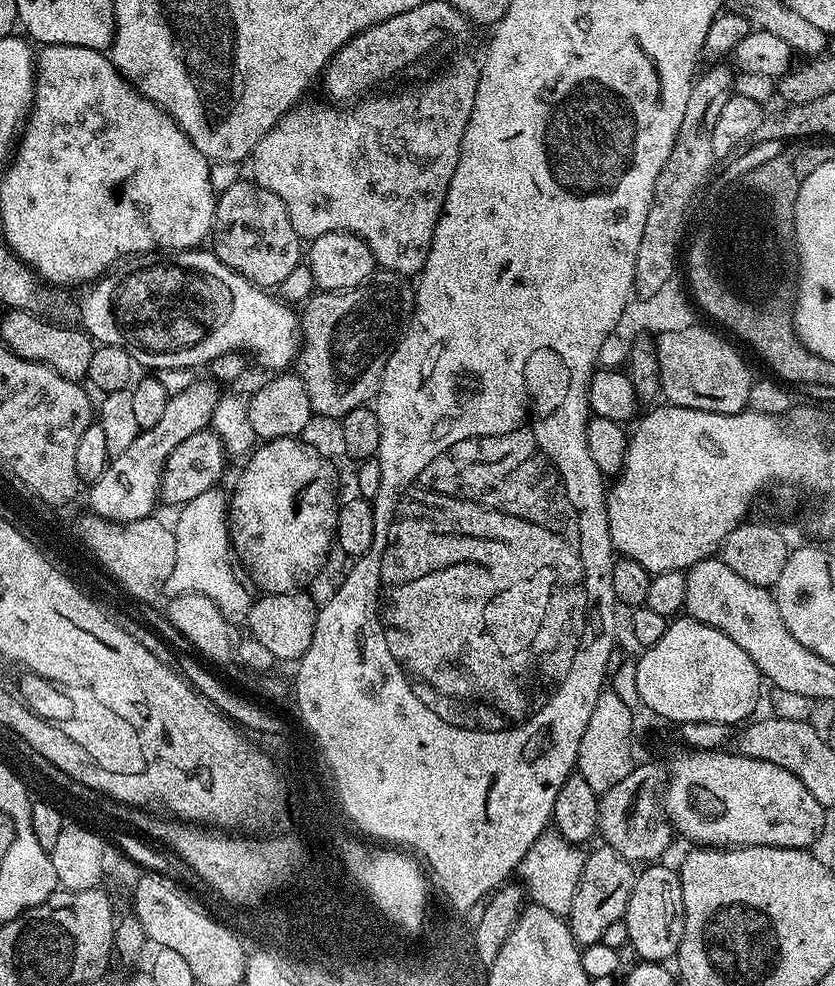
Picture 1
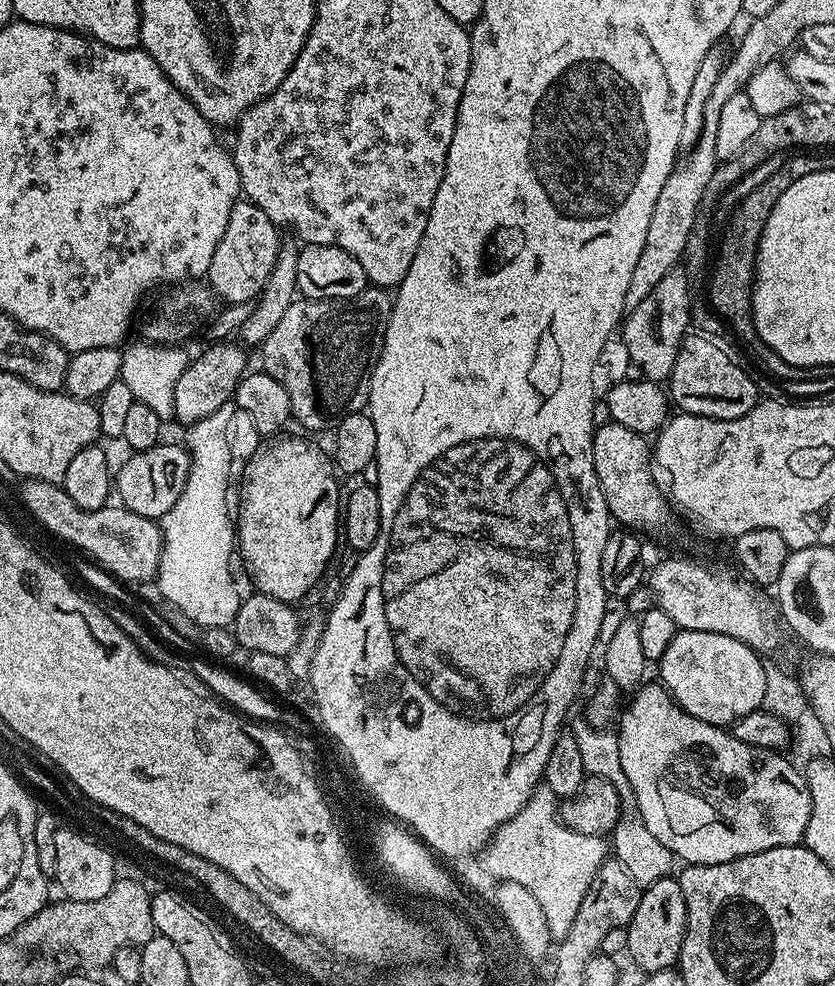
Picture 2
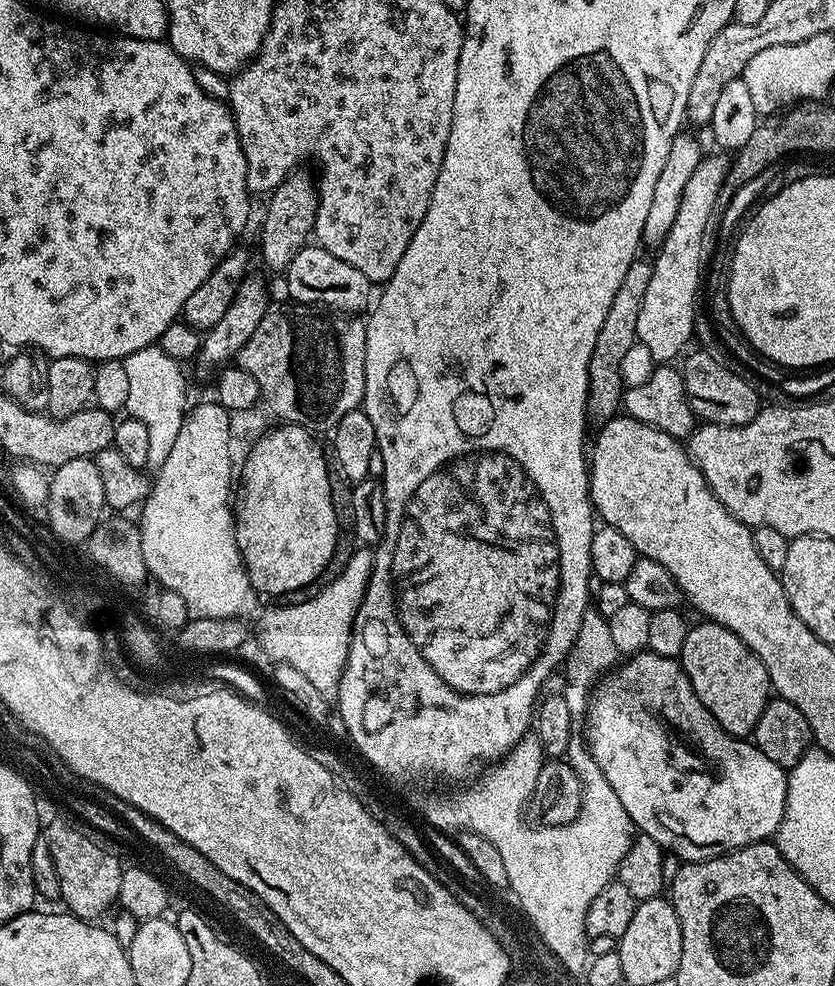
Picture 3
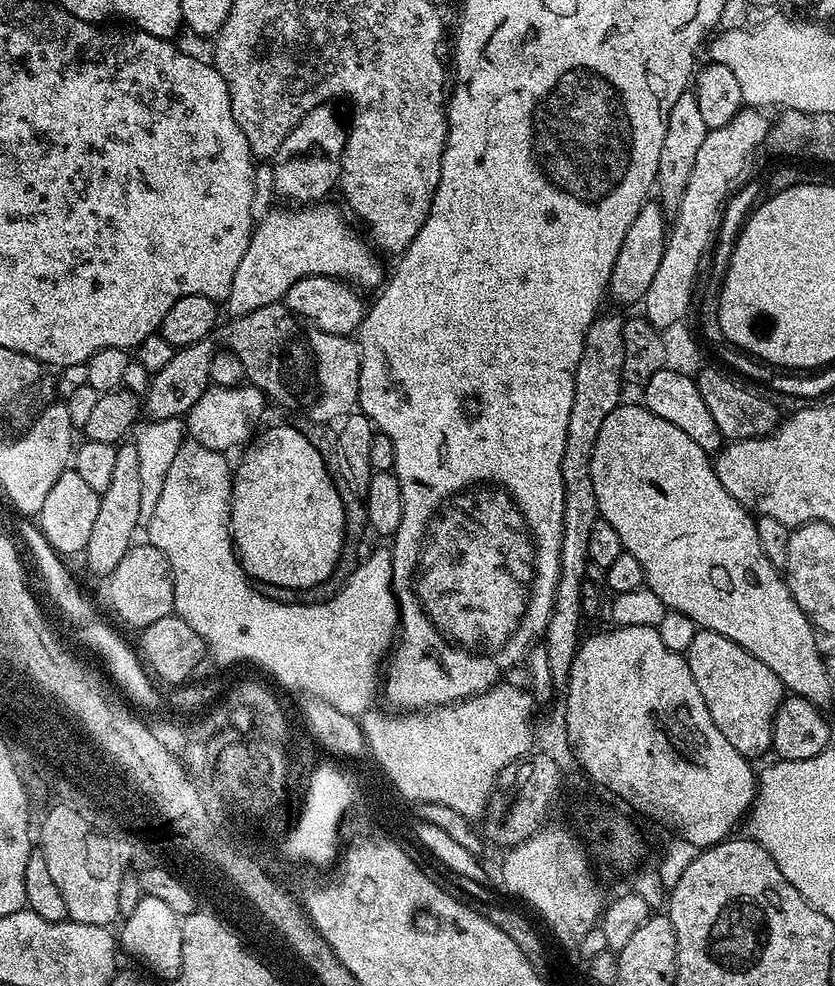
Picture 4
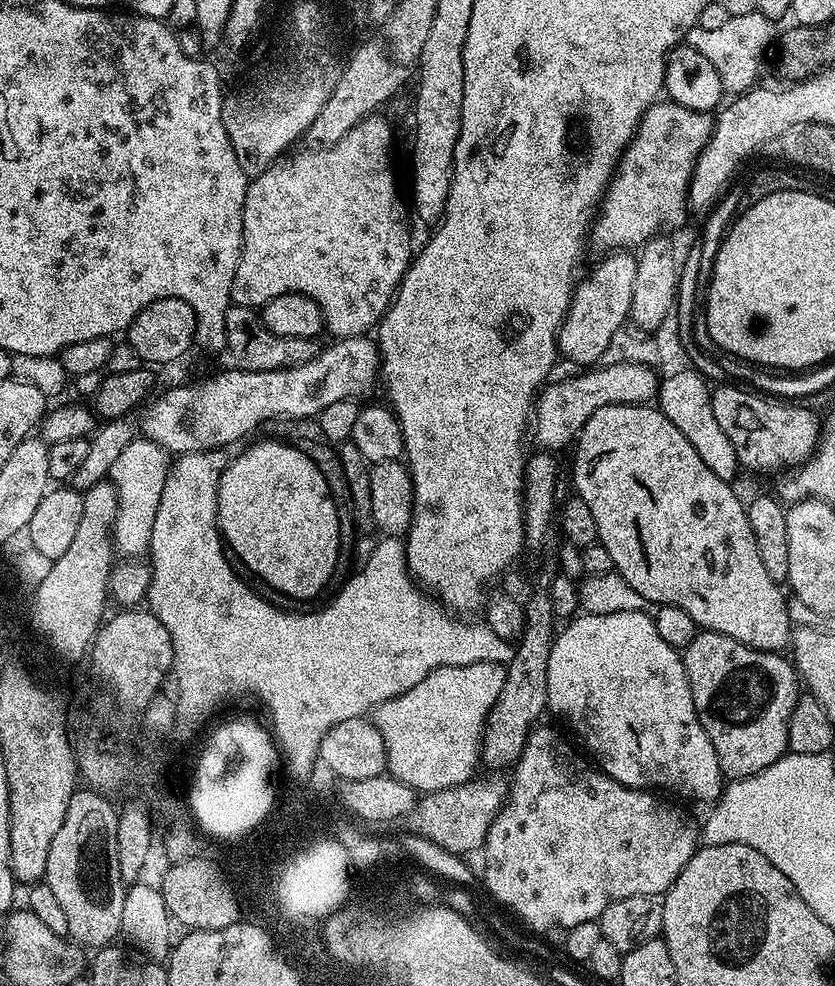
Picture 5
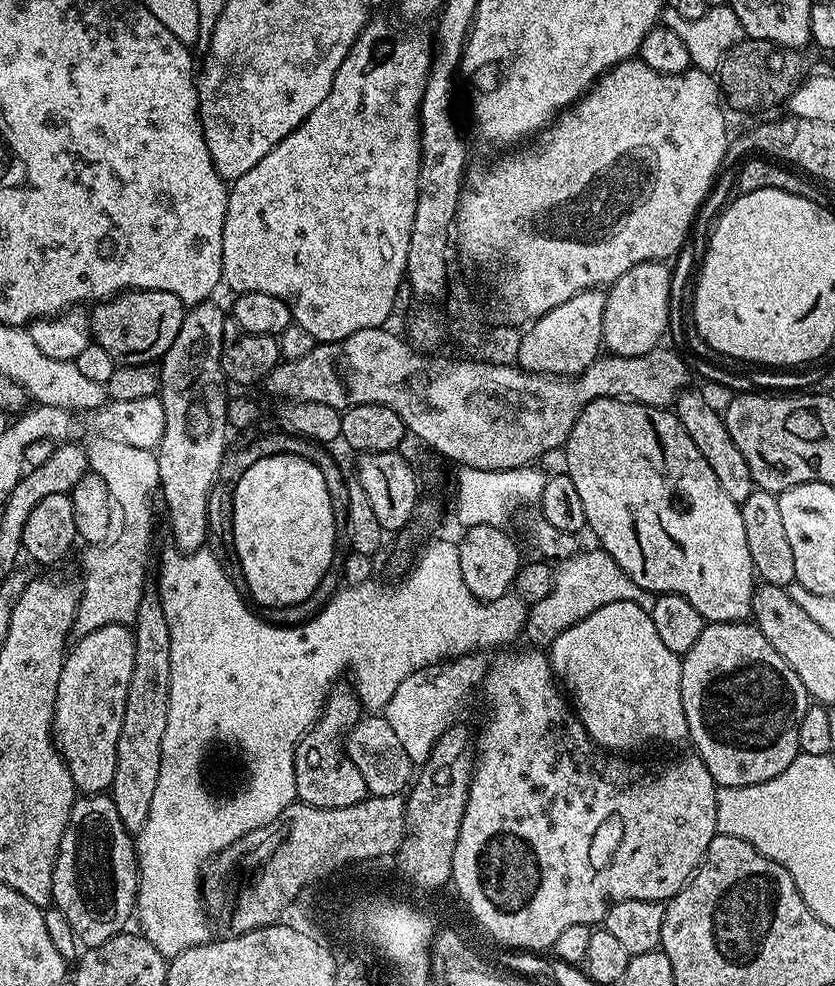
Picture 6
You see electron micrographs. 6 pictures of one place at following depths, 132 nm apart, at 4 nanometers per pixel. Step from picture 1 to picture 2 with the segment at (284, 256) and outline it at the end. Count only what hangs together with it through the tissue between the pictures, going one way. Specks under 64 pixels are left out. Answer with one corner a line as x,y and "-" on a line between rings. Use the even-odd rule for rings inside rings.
247,198
236,201
230,210
230,218
226,218
226,230
218,246
214,246
214,258
210,258
206,284
213,293
224,299
225,305
231,306
238,302
250,302
259,297
260,291
266,286
266,278
270,278
270,270
278,262
280,245
282,243
281,229
257,204

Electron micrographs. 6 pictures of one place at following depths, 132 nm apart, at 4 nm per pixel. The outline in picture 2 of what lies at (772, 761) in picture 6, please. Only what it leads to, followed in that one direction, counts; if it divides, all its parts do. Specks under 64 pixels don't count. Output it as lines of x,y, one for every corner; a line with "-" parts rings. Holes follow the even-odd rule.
699,630
677,631
674,642
658,661
659,683
694,718
731,726
746,714
761,708
766,685
762,656
738,638

